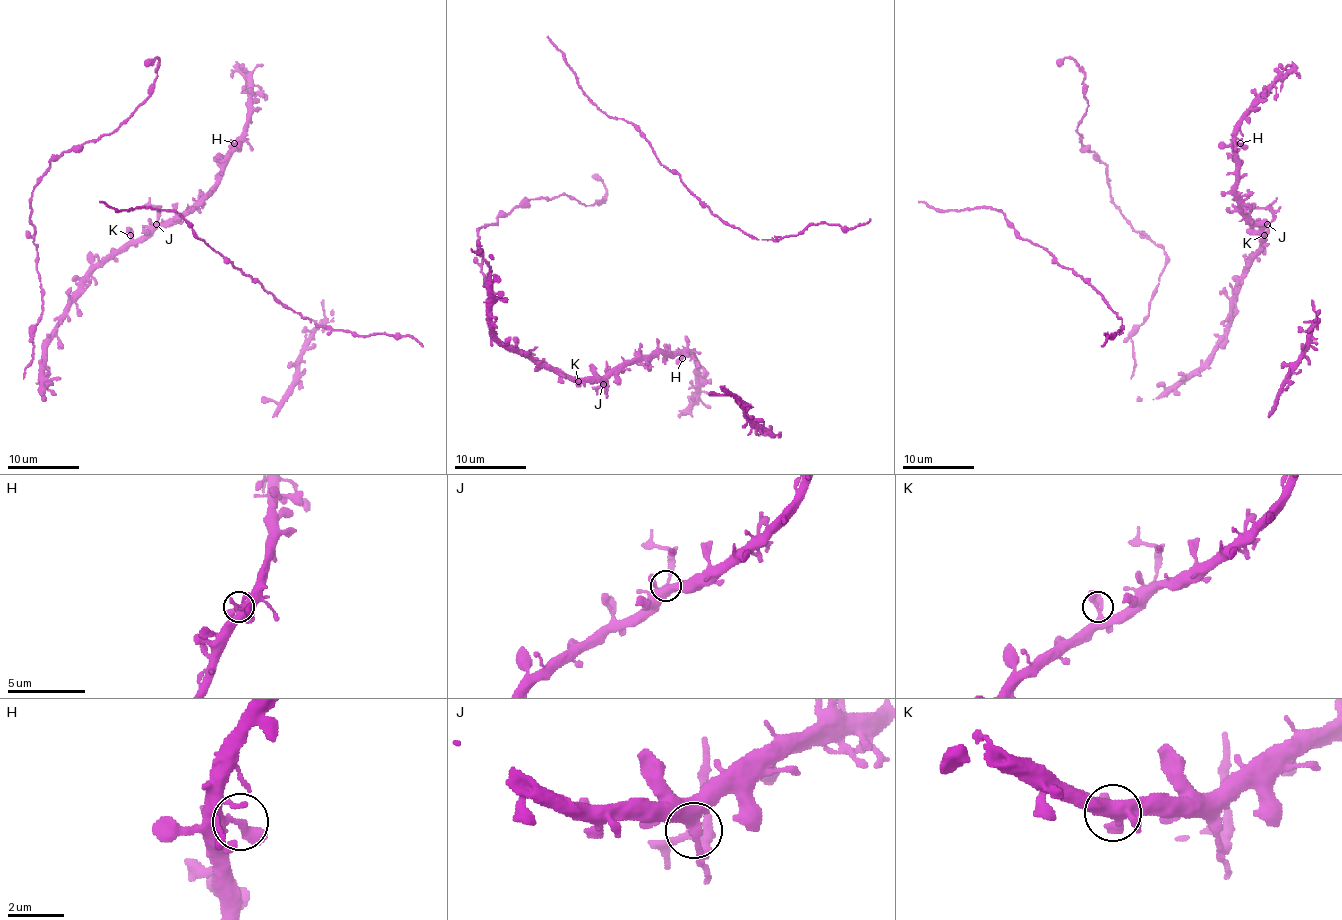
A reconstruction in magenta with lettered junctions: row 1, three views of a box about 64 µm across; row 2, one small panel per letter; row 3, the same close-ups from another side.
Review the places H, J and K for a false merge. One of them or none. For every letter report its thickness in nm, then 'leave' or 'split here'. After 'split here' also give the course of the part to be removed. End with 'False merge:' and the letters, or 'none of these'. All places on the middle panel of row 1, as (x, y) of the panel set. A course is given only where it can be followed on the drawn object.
H: calibre 360 nm; leave
J: calibre 360 nm; split here; course (603, 385), (605, 390), (606, 361)
K: calibre 360 nm; leave
False merge: J

